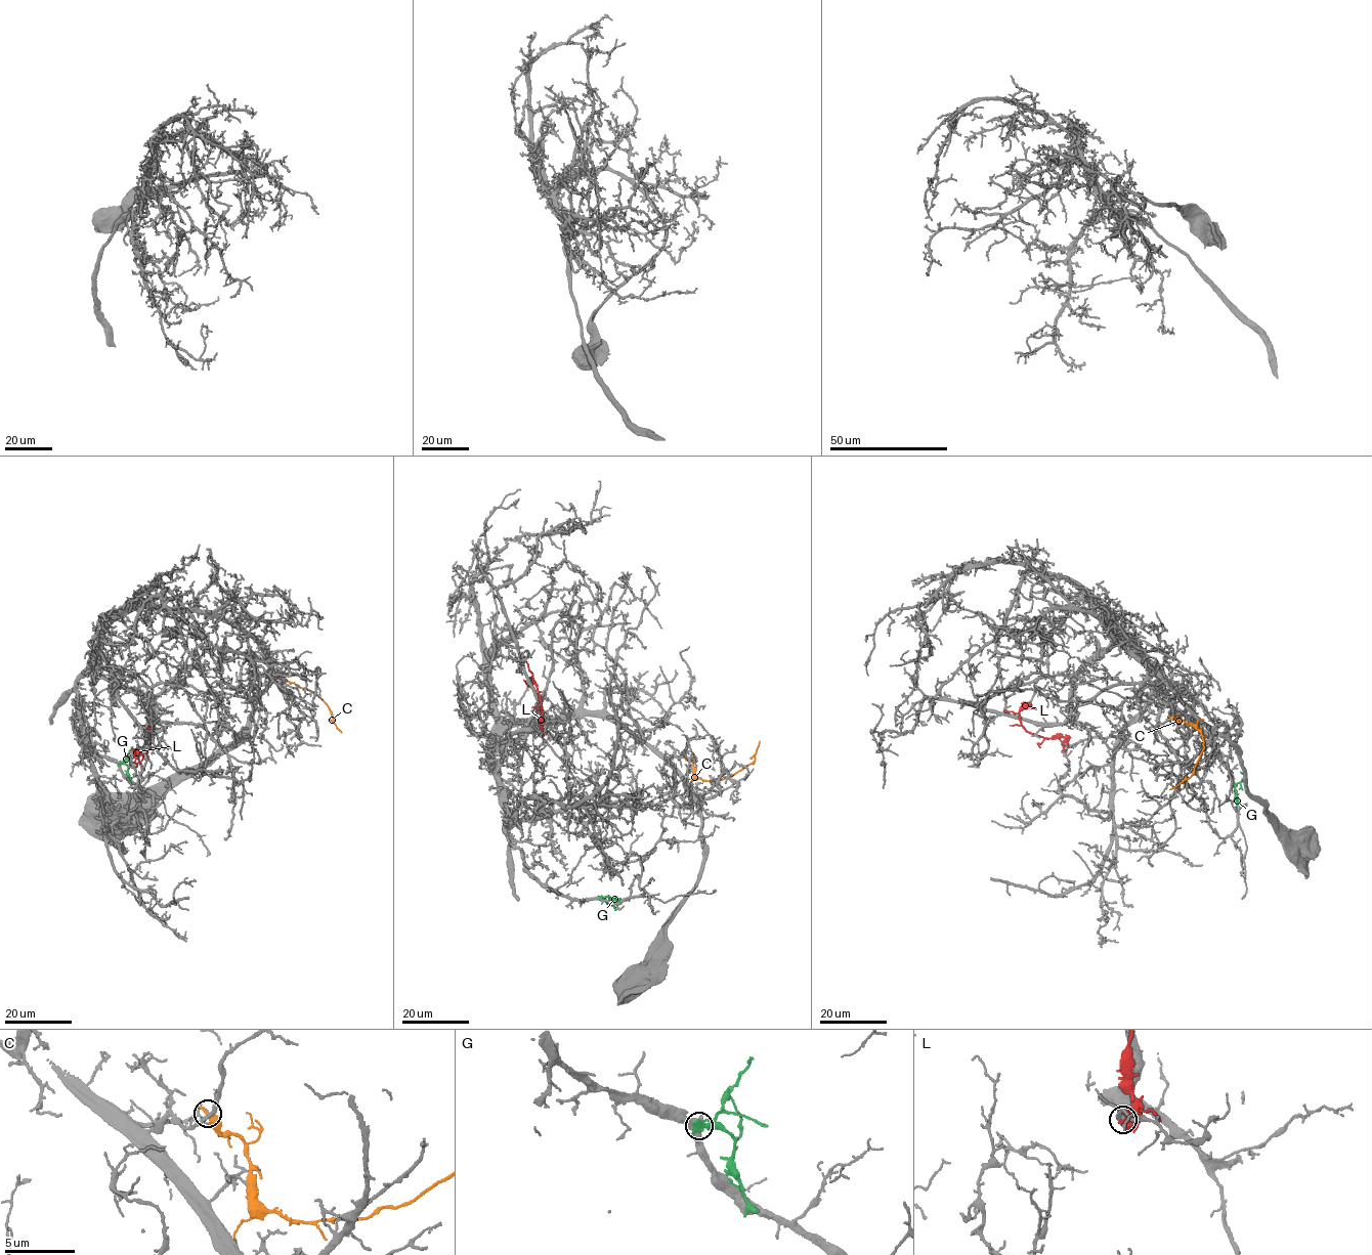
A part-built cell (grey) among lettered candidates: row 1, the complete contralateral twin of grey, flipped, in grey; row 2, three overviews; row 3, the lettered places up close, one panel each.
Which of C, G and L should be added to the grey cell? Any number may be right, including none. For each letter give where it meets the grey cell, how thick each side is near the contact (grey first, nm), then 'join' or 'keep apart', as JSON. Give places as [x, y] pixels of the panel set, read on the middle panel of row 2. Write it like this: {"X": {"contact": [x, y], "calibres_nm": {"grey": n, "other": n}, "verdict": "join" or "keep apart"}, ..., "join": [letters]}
{"C": {"contact": [683, 754], "calibres_nm": {"grey": 280, "other": 500}, "verdict": "keep apart"}, "G": {"contact": [600, 897], "calibres_nm": {"grey": 480, "other": 320}, "verdict": "keep apart"}, "L": {"contact": [540, 734], "calibres_nm": {"grey": 200, "other": 700}, "verdict": "keep apart"}, "join": []}

